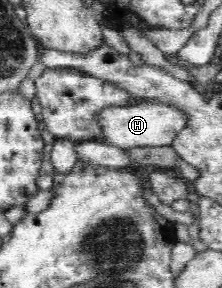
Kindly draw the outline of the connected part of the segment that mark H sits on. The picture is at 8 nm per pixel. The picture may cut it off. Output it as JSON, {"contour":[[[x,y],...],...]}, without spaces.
{"contour":[[[147,101],[135,105],[110,106],[96,114],[100,126],[97,140],[117,148],[135,148],[135,146],[169,146],[178,132],[186,125],[187,117],[182,110],[167,106],[159,101]]]}

